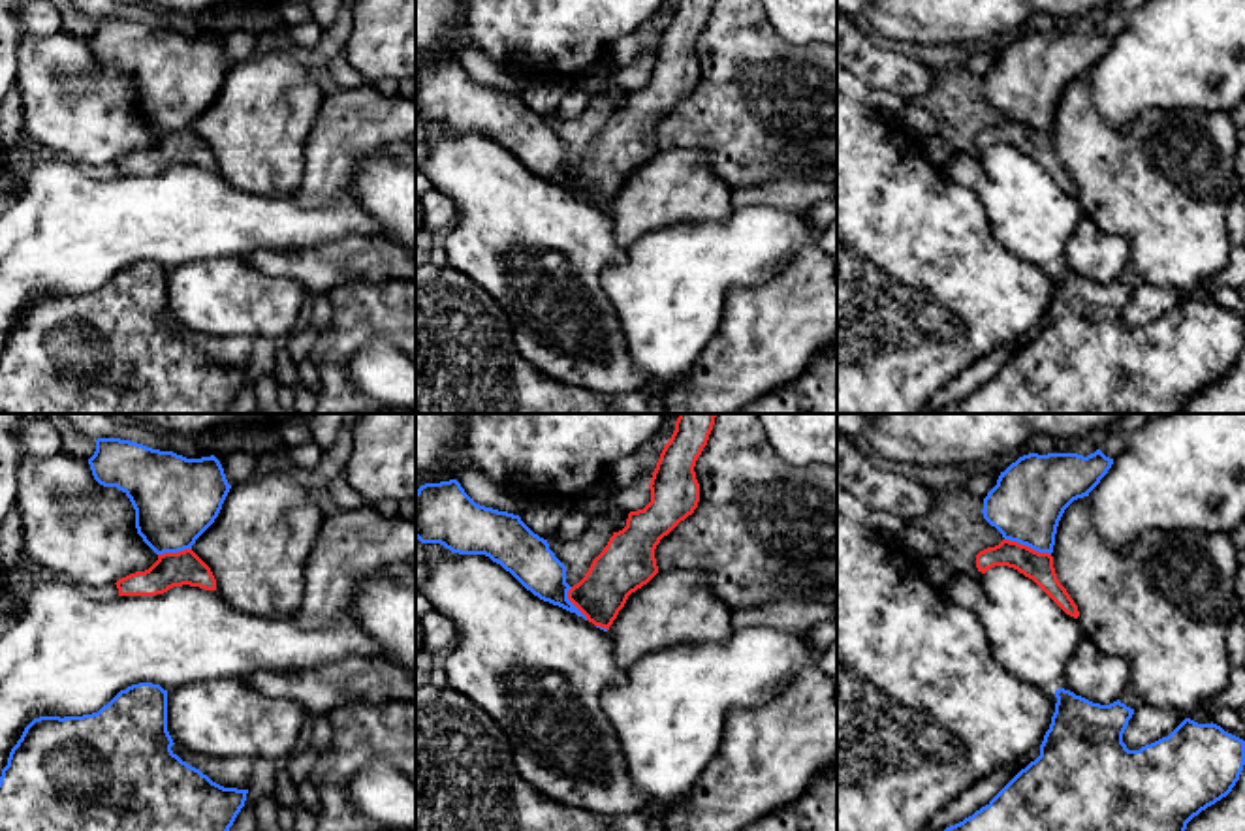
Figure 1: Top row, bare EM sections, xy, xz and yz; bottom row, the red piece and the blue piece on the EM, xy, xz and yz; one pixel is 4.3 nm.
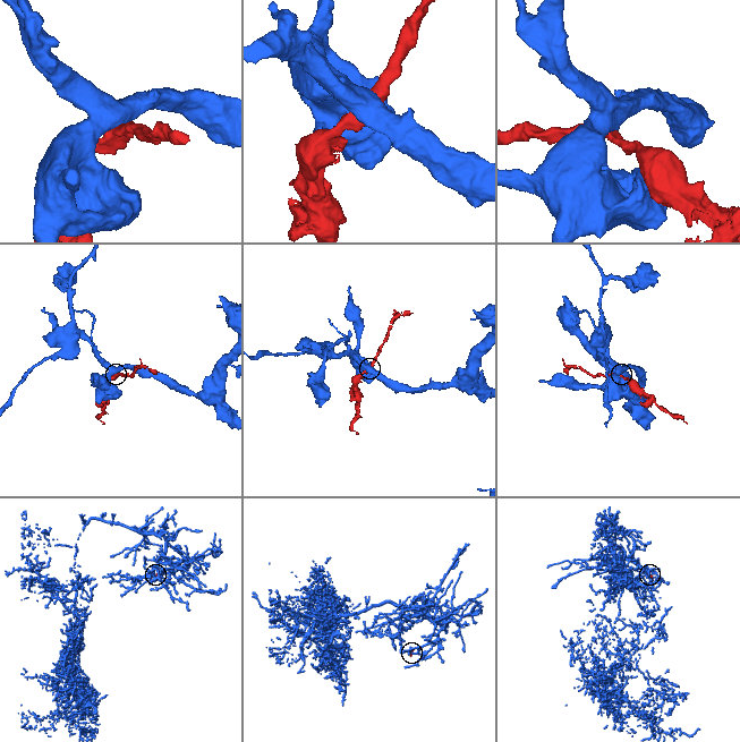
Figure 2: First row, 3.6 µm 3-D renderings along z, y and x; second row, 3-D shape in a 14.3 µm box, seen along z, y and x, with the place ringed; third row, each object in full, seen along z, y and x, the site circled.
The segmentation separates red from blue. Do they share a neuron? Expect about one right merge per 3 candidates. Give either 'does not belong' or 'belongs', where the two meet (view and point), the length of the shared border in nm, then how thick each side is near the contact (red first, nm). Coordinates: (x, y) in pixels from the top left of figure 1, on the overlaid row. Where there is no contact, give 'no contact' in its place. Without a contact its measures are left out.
does not belong | yz (1025, 546) | 220 nm | 130/320 nm

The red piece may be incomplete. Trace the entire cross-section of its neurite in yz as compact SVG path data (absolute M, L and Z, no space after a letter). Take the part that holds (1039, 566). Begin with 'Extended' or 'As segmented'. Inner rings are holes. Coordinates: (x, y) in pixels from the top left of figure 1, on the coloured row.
As segmented. M1002 540L976 555L978 572L985 573L995 566L1008 566L1032 579L1066 615L1078 619L1080 611L1066 588L1059 583L1053 557L1038 553L1017 541Z

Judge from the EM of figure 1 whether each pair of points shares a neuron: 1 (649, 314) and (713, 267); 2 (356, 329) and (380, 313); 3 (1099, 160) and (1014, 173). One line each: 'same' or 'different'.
1: same
2: same
3: different

